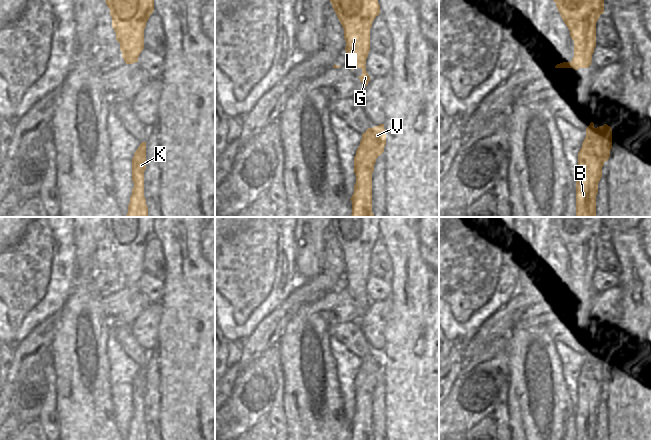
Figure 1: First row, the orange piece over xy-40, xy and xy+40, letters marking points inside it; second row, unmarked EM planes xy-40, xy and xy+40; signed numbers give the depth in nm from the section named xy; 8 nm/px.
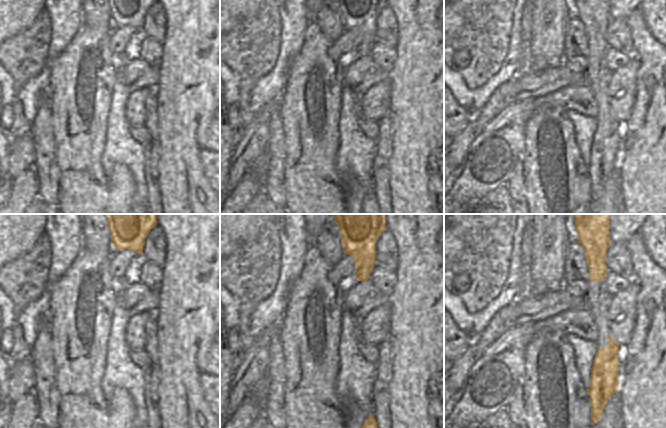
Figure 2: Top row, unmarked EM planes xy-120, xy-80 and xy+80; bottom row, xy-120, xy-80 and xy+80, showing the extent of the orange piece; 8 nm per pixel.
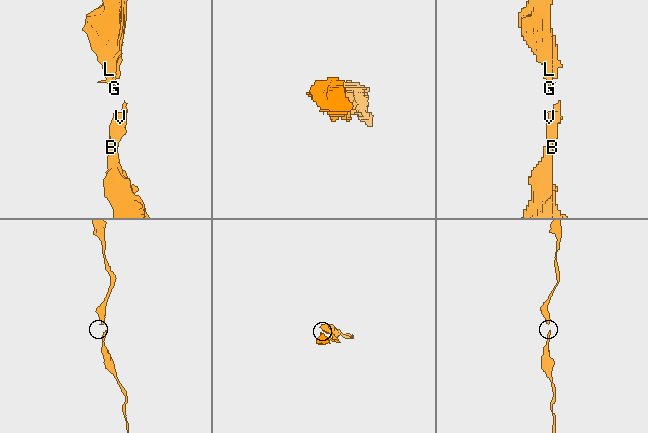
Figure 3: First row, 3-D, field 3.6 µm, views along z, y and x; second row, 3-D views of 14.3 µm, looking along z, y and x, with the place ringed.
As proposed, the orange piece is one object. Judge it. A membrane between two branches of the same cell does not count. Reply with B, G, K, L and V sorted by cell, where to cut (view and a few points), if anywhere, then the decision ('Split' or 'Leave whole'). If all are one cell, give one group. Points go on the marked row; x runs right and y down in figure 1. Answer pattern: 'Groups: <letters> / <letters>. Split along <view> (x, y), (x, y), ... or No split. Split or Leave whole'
Groups: B G K L V. No split. Leave whole.

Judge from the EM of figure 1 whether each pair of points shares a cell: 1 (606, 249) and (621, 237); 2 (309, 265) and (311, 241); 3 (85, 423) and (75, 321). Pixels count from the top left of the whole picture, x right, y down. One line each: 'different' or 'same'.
1: different
2: same
3: same

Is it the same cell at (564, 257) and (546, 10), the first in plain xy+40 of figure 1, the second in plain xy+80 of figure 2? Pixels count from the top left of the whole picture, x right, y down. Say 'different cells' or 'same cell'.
different cells

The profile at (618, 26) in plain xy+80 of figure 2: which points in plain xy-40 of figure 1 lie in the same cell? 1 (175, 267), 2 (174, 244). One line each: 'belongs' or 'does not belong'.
1: does not belong
2: does not belong

